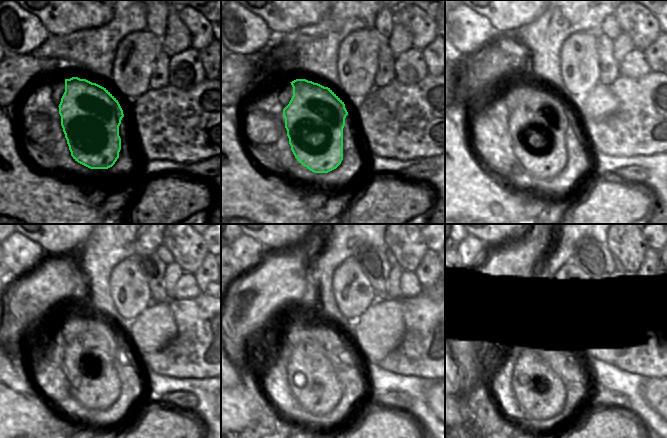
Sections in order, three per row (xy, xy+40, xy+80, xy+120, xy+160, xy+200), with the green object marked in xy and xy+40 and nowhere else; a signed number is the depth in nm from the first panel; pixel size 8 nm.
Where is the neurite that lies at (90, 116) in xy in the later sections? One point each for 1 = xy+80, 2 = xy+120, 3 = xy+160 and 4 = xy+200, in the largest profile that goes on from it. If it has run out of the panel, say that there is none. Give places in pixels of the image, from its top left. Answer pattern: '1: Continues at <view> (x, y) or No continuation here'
1: Continues at xy+80 (537, 127)
2: Continues at xy+120 (93, 381)
3: Continues at xy+160 (312, 381)
4: Continues at xy+200 (540, 392).

